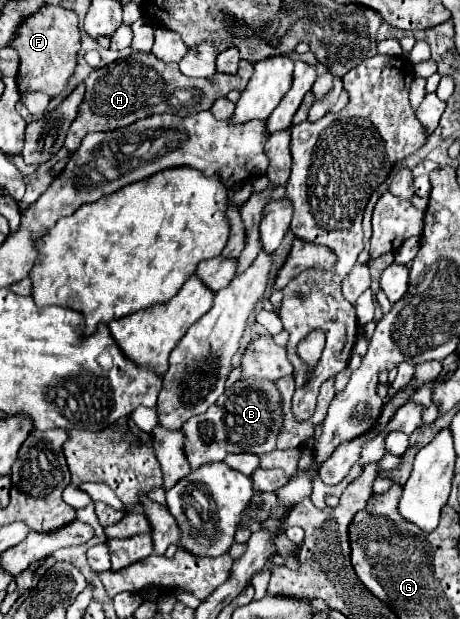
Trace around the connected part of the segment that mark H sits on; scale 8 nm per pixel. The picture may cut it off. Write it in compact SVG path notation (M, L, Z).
M132 53L124 59L118 59L110 65L94 69L86 77L86 97L80 105L78 117L70 125L64 147L74 153L82 139L92 131L114 131L120 127L128 127L130 123L156 115L156 113L174 113L174 115L192 115L200 111L208 111L218 97L224 97L228 91L246 87L252 75L252 63L240 61L238 73L222 75L208 79L192 79L180 73L178 63L164 63L156 59L152 53Z

